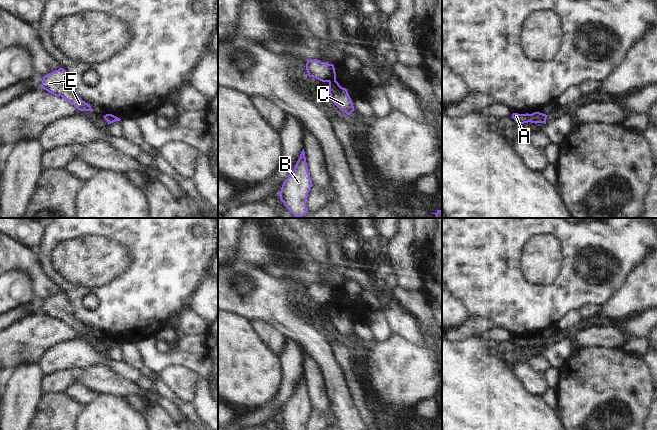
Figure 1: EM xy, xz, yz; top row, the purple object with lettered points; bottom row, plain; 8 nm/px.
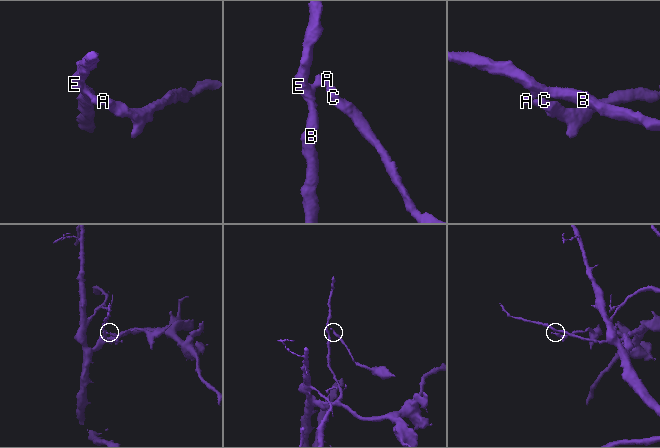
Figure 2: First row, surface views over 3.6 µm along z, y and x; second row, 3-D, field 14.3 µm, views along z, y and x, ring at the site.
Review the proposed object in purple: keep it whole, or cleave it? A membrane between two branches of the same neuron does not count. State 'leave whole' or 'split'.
split

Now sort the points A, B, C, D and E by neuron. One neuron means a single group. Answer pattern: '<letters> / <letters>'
A B D E / C

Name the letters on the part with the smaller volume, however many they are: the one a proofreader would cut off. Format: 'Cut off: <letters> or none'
Cut off: C

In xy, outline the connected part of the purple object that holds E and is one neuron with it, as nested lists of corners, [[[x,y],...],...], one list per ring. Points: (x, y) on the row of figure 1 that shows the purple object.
[[[63,68],[43,77],[41,86],[55,96],[61,96],[80,111],[92,111],[91,106],[74,93],[73,84]]]

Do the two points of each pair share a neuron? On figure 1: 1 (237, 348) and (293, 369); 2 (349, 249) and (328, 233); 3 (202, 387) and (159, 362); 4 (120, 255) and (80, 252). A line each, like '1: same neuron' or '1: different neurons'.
1: different neurons
2: same neuron
3: different neurons
4: same neuron

